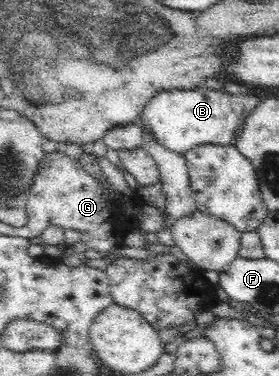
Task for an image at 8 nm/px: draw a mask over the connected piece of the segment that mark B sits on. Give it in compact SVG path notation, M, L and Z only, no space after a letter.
M205 85L188 90L164 90L152 95L142 107L139 125L154 142L169 152L182 154L196 146L234 146L244 125L244 118L259 102L254 94L238 95L226 90L212 90Z

